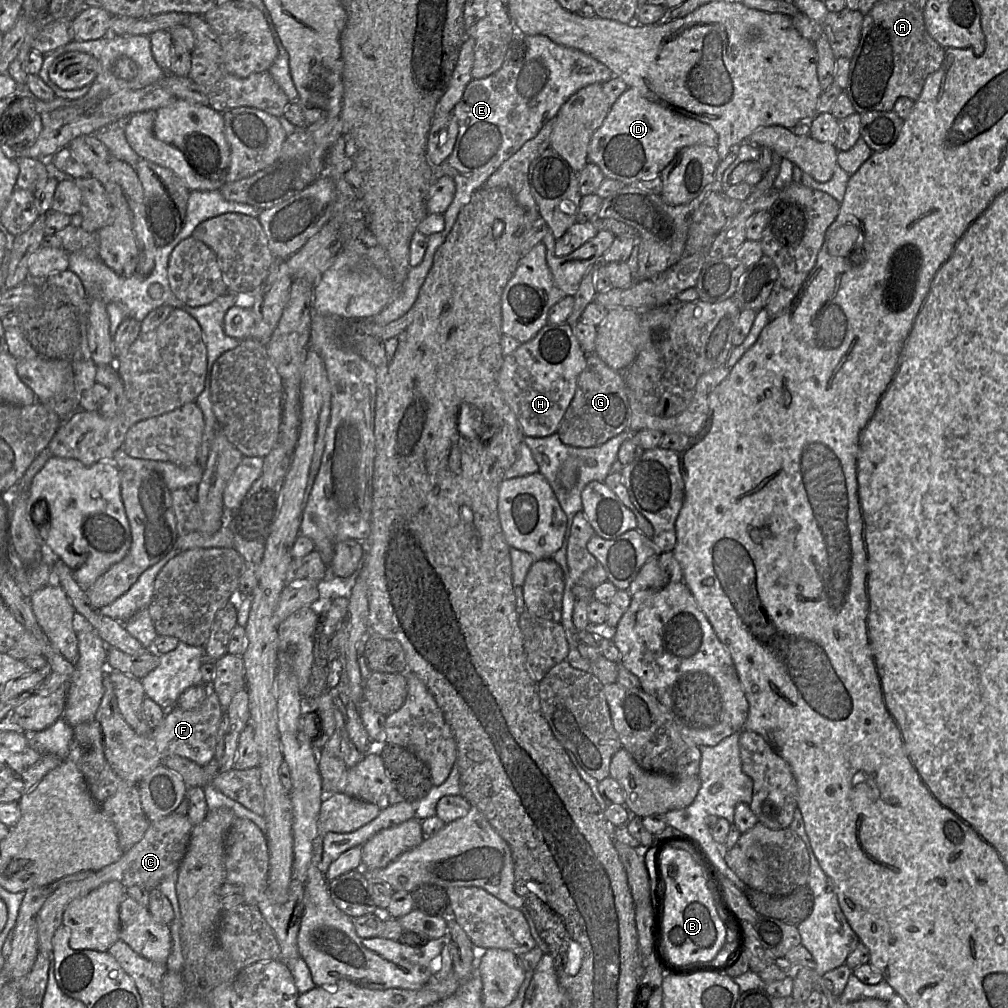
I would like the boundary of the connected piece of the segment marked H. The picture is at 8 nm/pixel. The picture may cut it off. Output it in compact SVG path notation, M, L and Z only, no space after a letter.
M564 323L546 324L532 339L504 356L498 387L525 436L546 437L557 432L574 397L586 355L572 331L572 325Z

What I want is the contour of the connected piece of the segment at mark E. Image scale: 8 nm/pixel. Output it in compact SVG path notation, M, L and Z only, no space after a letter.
M521 35L521 38L523 49L514 49L514 38L501 68L485 78L473 78L453 108L452 115L459 126L455 145L451 155L435 166L438 177L451 177L456 186L454 199L443 214L445 227L427 236L427 250L422 262L410 268L401 286L395 286L395 298L378 315L366 319L387 325L406 314L417 300L432 267L435 252L444 243L459 212L469 203L472 194L486 185L489 177L505 160L555 118L573 94L590 84L603 84L614 77L606 65L580 50L556 44L543 35Z

